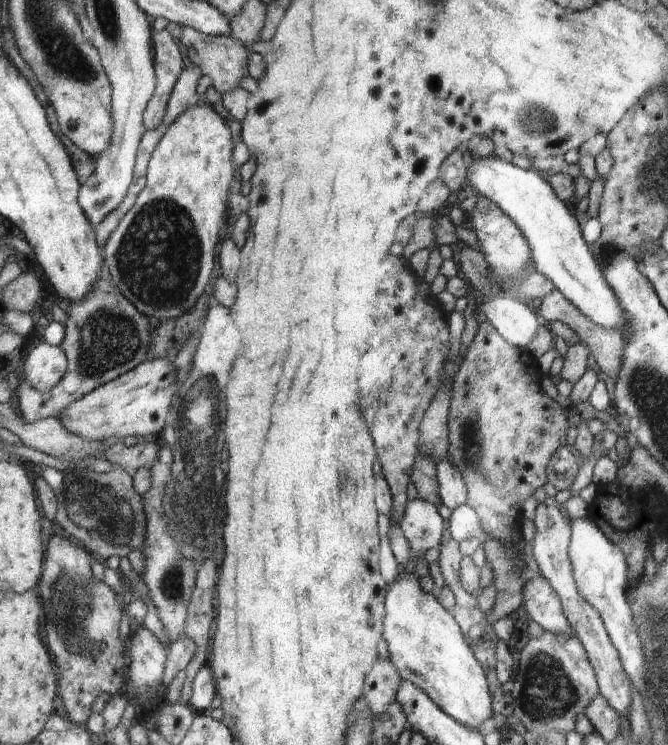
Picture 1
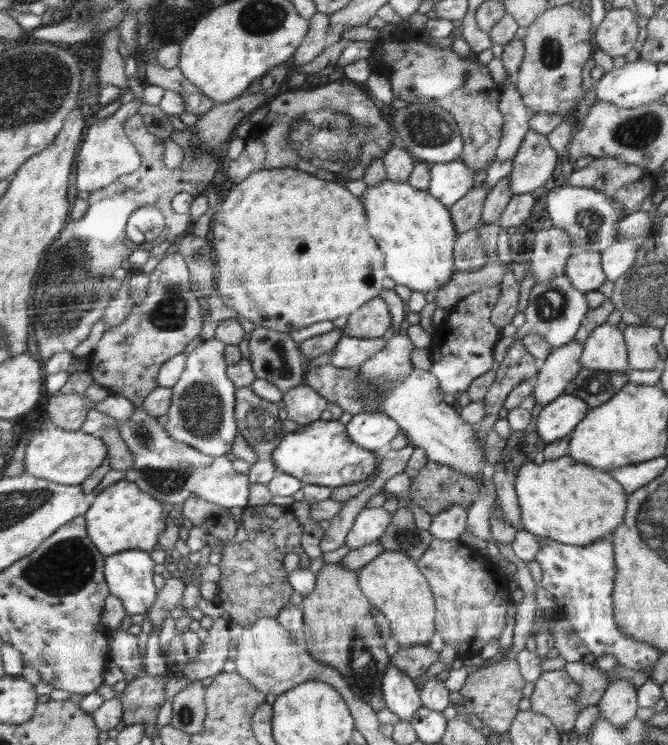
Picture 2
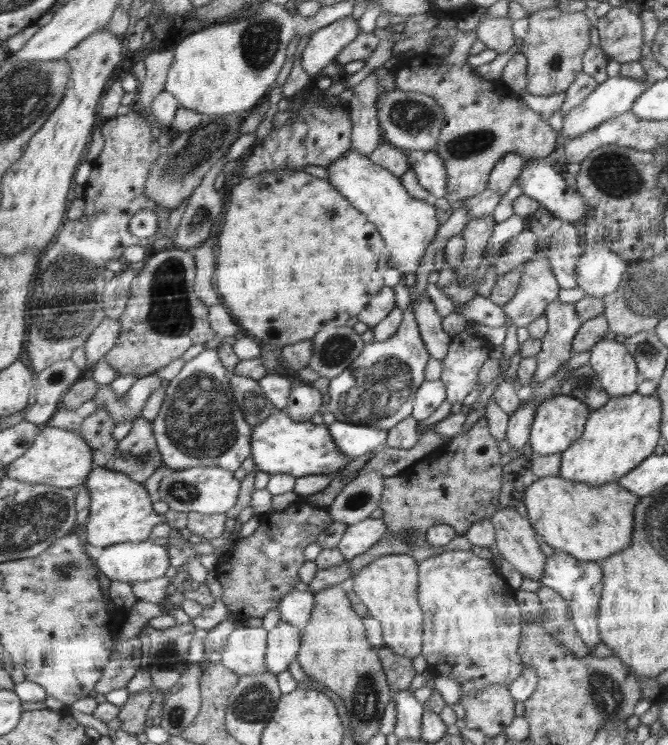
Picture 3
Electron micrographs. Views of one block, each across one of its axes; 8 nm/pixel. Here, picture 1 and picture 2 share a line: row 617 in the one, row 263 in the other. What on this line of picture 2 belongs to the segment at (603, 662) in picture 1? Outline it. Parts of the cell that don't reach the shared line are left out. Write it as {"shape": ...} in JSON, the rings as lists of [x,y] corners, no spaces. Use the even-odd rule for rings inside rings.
{"shape":[[[586,250],[584,254],[570,256],[566,261],[564,275],[572,280],[572,288],[584,293],[598,290],[608,280],[604,274],[601,254]]]}

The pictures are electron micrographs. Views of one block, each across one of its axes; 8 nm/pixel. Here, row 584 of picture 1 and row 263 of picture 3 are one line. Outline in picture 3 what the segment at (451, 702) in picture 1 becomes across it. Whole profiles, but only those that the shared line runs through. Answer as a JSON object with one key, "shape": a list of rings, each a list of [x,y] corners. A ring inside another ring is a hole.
{"shape":[[[355,147],[326,169],[330,174],[328,180],[377,226],[383,240],[386,240],[387,247],[391,248],[390,265],[396,267],[404,275],[415,273],[424,256],[424,250],[428,248],[428,244],[432,242],[438,230],[436,210],[432,202],[426,204],[413,197],[404,188],[401,177],[396,176],[383,165],[364,158],[363,153]]]}

